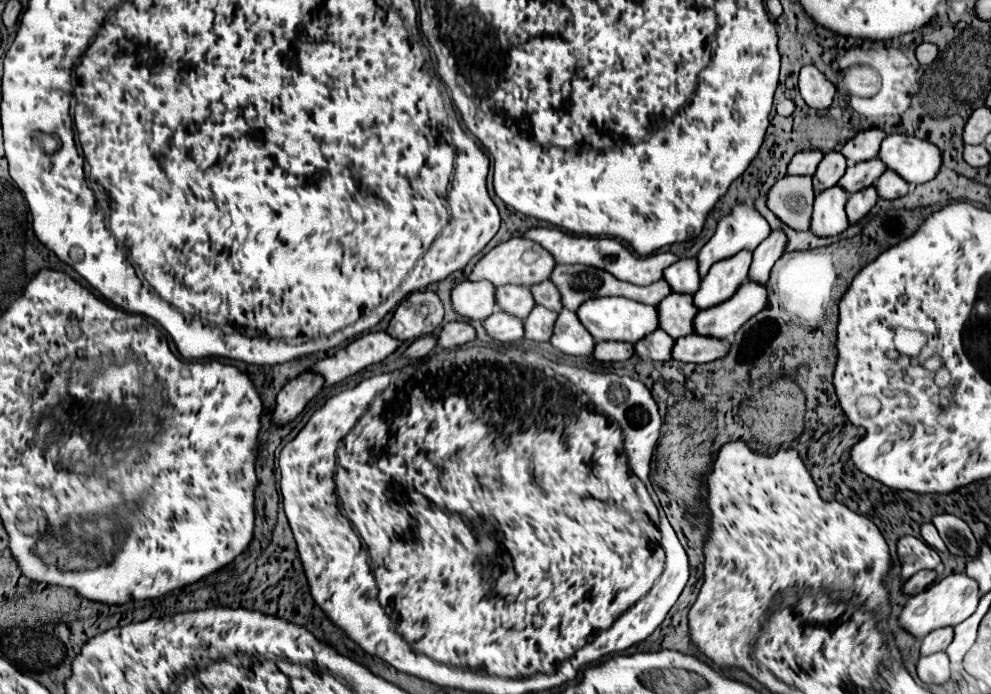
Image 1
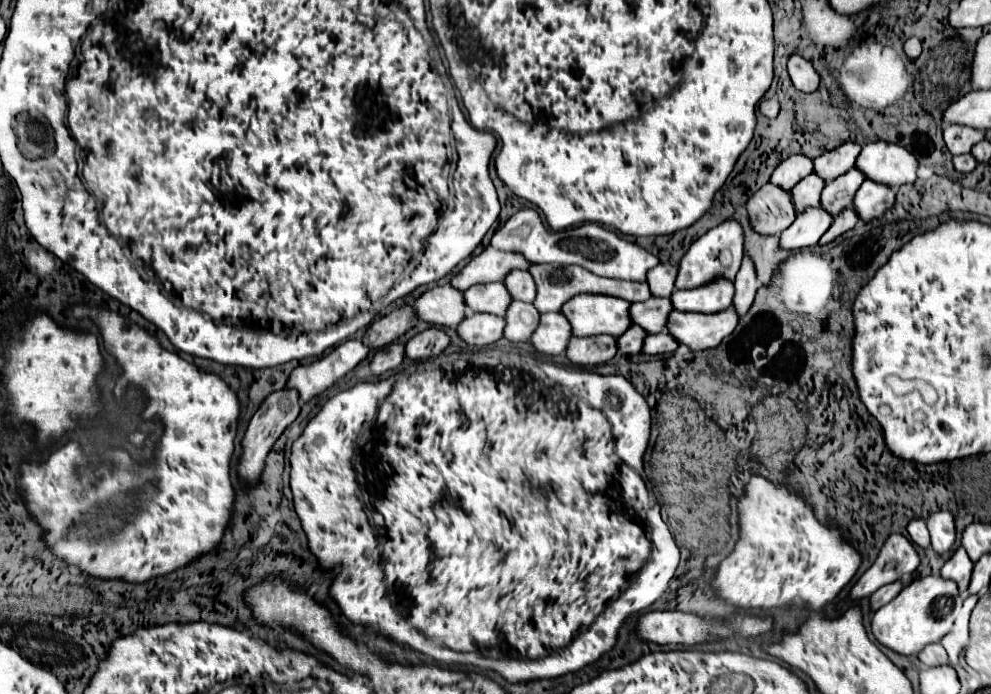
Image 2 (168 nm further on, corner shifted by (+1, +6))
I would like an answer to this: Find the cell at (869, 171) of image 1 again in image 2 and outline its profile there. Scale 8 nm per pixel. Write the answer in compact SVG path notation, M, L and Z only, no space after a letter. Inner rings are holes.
M853 166L845 174L827 182L827 186L823 188L823 194L821 194L821 206L825 206L825 210L829 210L833 216L837 216L843 208L853 204L855 192L863 184L863 180L865 180L865 174Z

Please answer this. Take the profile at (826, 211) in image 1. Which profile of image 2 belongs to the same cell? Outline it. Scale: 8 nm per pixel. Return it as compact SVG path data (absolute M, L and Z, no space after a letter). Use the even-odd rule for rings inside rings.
M809 206L797 216L797 220L781 234L781 248L803 250L821 240L821 236L833 224L833 216L823 206Z

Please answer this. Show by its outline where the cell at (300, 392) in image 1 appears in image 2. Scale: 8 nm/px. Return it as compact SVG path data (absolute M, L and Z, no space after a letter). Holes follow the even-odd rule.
M281 388L281 390L275 390L271 392L263 404L259 406L259 410L255 412L255 416L251 418L249 422L249 428L245 432L245 438L243 438L243 454L241 454L241 462L239 462L239 476L245 478L245 480L251 480L251 482L257 482L259 480L259 474L261 474L261 468L263 468L263 462L273 446L273 442L283 434L283 430L299 416L299 410L301 410L301 402L299 402L299 392L293 390L293 388Z

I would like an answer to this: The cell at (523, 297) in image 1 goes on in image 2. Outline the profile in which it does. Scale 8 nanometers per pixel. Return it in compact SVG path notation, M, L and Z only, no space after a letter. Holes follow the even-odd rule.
M493 282L493 284L481 284L465 290L465 302L471 312L505 316L513 298L503 282Z

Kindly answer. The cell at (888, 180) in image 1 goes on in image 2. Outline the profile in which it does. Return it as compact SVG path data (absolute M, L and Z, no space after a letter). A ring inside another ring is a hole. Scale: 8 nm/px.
M865 180L855 194L853 208L857 208L857 214L863 222L869 222L871 218L883 216L885 210L893 206L893 202L895 202L895 192L891 186Z

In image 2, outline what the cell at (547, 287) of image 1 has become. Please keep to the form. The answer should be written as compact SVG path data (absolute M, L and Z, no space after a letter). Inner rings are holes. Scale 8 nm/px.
M523 270L509 272L505 278L505 286L509 288L509 292L513 294L515 300L523 300L523 302L535 300L537 288L535 288L535 280L529 272L523 272Z

